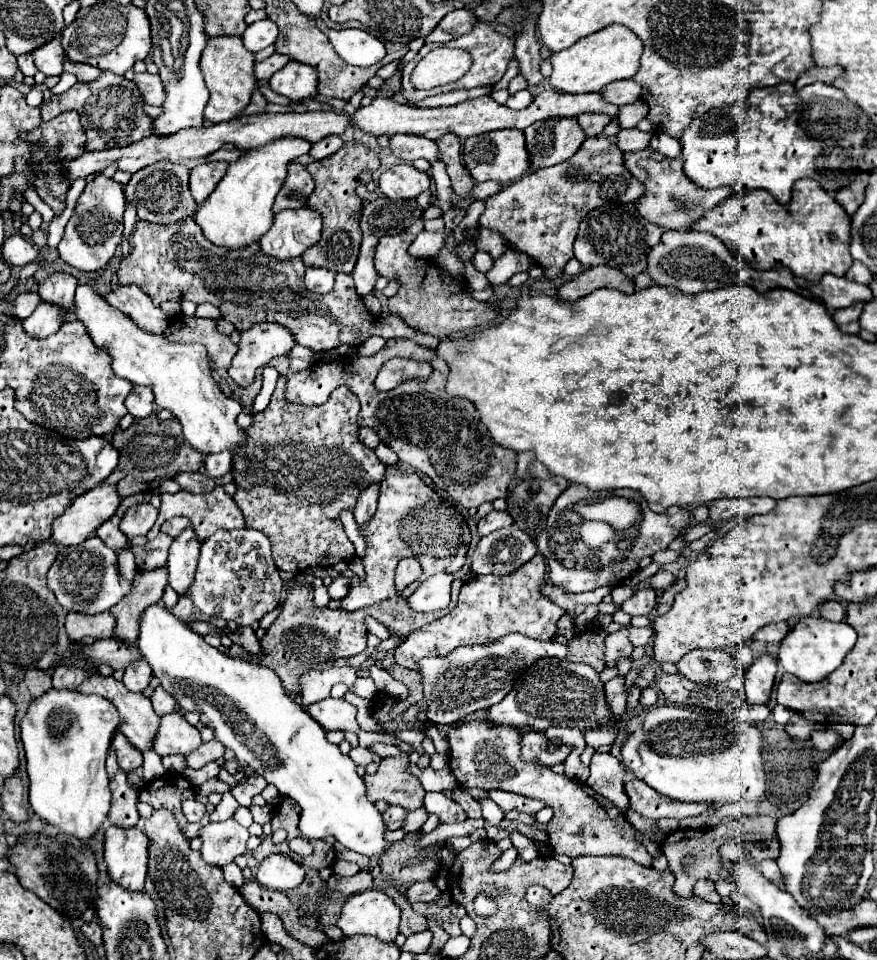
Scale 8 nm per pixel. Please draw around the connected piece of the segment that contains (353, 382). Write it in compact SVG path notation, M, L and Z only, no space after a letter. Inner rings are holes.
M392 338L374 356L354 358L352 370L348 358L338 358L336 362L318 360L302 372L292 372L289 362L288 356L277 357L269 362L269 366L276 368L287 378L284 393L287 400L300 404L324 404L336 386L348 386L358 396L362 406L358 412L358 426L372 428L380 436L380 440L398 454L400 462L432 478L432 482L440 490L444 490L454 504L460 504L464 508L478 508L484 502L508 496L510 482L516 472L516 452L504 450L502 446L498 446L496 450L496 444L492 442L492 438L488 438L488 432L484 430L476 408L468 400L452 398L446 394L444 384L448 378L448 364L444 362L444 358L438 356L436 350L420 346L408 338ZM394 356L430 360L434 374L428 382L418 384L410 380L390 392L378 392L374 388L374 378L382 364Z

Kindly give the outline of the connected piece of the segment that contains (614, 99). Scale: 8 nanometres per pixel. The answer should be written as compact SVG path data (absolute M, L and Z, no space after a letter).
M620 80L620 82L612 82L612 86L604 88L602 94L608 98L608 102L612 104L632 104L636 100L642 98L642 86L634 80Z

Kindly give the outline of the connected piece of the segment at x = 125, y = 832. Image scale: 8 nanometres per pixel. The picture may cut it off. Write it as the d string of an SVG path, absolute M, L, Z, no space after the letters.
M106 828L104 858L108 874L126 890L142 890L148 872L150 840L140 828Z

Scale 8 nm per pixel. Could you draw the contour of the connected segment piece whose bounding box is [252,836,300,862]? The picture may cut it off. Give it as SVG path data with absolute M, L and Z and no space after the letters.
M266 836L266 838L262 840L262 844L252 852L252 856L254 856L258 862L262 862L262 860L264 860L266 856L270 856L270 854L286 854L286 856L292 856L296 862L300 862L300 858L298 858L294 852L288 850L288 842L274 844L274 842L272 842L272 836Z

